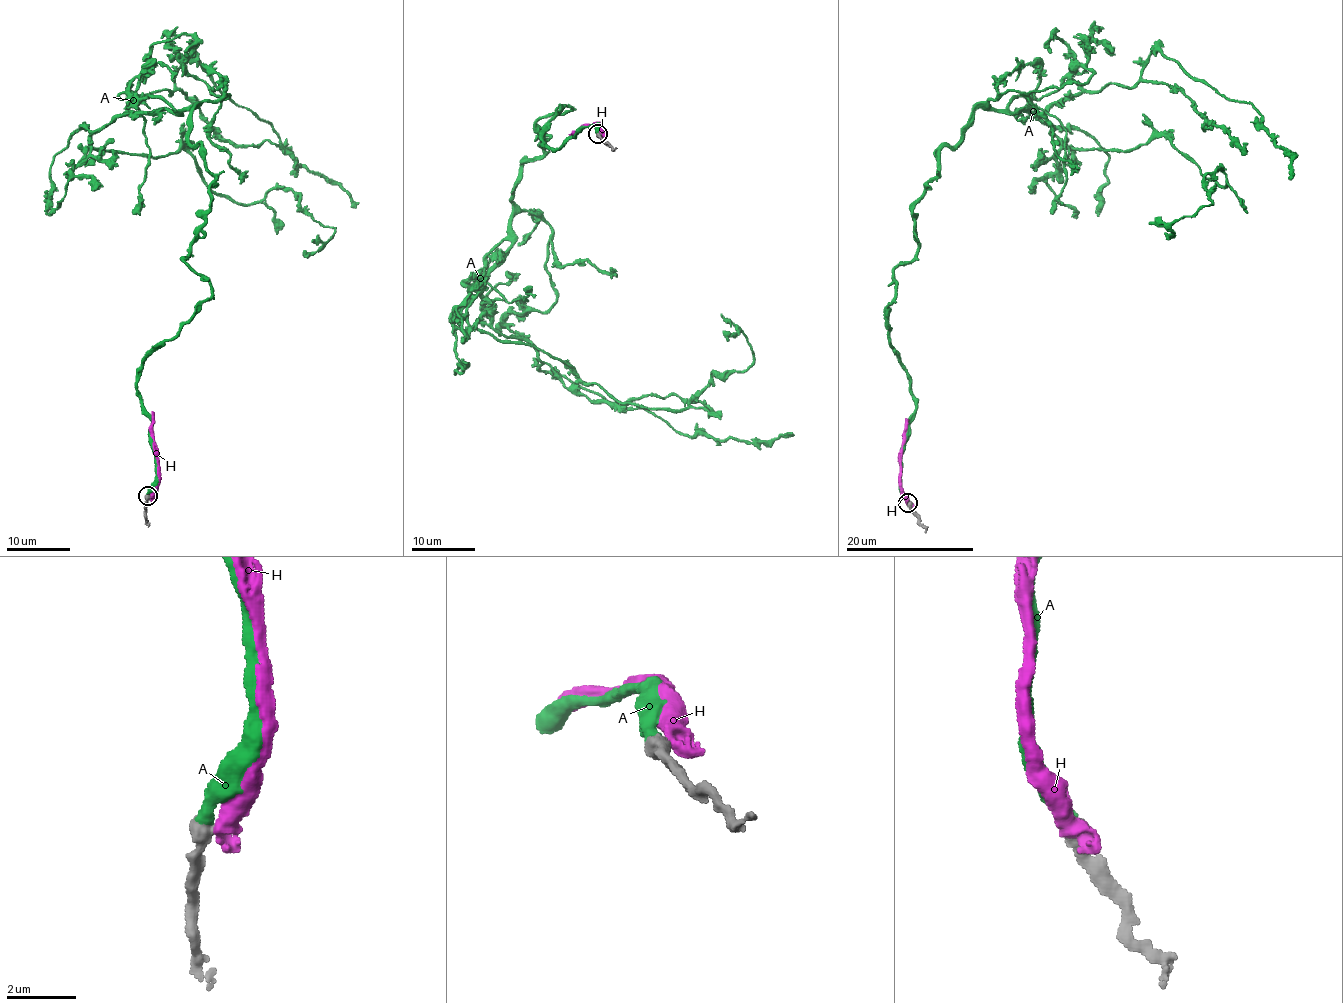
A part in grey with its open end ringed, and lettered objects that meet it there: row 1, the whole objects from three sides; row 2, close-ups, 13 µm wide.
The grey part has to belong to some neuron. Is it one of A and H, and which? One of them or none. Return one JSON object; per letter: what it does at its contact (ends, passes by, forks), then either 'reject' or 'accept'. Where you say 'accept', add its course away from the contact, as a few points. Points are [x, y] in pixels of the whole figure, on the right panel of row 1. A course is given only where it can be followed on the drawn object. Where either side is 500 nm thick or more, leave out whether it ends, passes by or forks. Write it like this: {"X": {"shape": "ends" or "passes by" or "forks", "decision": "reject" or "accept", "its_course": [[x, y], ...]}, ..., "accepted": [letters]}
{"A": {"decision": "accept", "its_course": [[909, 503], [892, 275], [970, 115], [1027, 109], [1071, 148], [1165, 136], [1225, 187], [1222, 169], [1176, 235]]}, "H": {"decision": "reject"}, "accepted": ["A"]}

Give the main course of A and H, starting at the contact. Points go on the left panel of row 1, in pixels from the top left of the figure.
A: (146, 496), (137, 370), (209, 298), (215, 175), (192, 107), (90, 136), (290, 188), (335, 227), (303, 253)
H: (149, 497), (159, 479), (153, 411)

